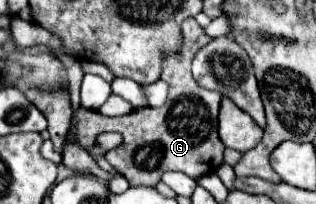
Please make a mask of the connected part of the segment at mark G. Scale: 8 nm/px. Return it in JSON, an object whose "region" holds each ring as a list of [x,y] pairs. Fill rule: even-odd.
{"region":[[[191,17],[181,25],[183,31],[183,49],[177,55],[167,57],[161,79],[169,83],[169,99],[165,105],[153,109],[143,107],[135,109],[123,117],[105,117],[99,111],[81,107],[77,111],[77,131],[75,139],[87,149],[95,143],[95,137],[101,131],[117,131],[123,135],[123,143],[111,151],[107,151],[107,161],[115,171],[119,171],[131,187],[145,185],[155,187],[161,181],[165,171],[187,171],[189,177],[199,179],[203,175],[215,173],[223,163],[225,145],[217,135],[217,113],[221,103],[221,93],[207,91],[199,87],[191,77],[191,59],[193,55],[205,47],[211,37],[205,29]]]}

